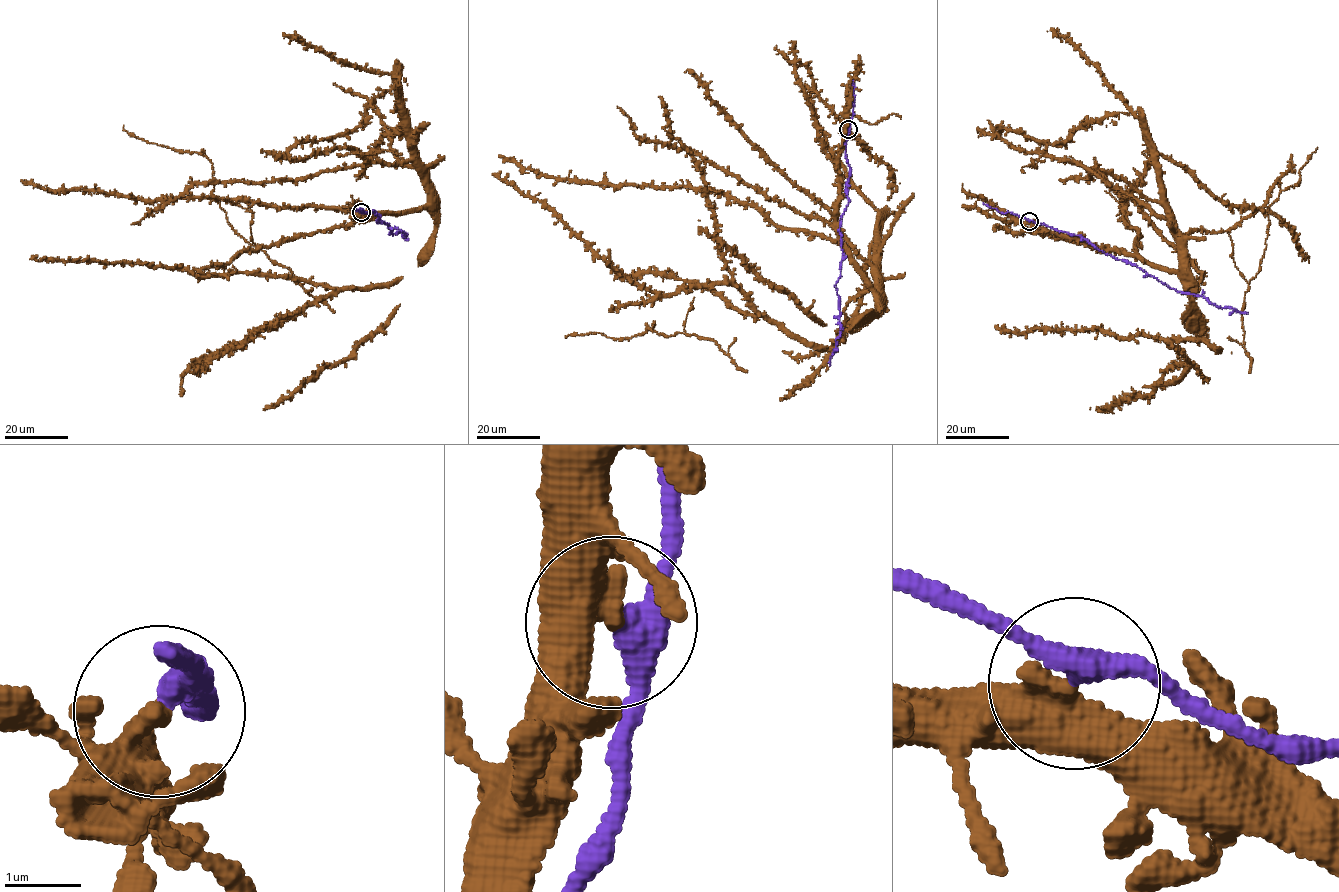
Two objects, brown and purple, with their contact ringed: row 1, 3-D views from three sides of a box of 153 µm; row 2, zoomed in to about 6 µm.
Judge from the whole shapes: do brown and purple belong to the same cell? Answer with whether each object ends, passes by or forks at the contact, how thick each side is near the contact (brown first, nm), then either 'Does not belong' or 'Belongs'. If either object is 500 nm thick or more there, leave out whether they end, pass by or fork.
At the ring brown passes by. At the ring purple passes by. Thickness 340 nm (brown) against 320 nm. Does not belong

